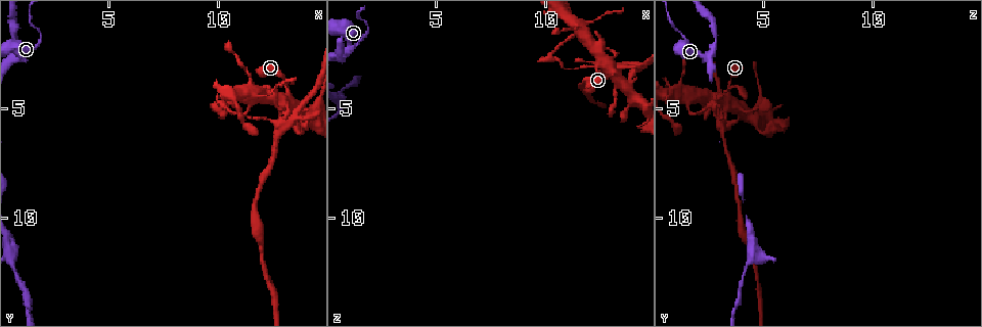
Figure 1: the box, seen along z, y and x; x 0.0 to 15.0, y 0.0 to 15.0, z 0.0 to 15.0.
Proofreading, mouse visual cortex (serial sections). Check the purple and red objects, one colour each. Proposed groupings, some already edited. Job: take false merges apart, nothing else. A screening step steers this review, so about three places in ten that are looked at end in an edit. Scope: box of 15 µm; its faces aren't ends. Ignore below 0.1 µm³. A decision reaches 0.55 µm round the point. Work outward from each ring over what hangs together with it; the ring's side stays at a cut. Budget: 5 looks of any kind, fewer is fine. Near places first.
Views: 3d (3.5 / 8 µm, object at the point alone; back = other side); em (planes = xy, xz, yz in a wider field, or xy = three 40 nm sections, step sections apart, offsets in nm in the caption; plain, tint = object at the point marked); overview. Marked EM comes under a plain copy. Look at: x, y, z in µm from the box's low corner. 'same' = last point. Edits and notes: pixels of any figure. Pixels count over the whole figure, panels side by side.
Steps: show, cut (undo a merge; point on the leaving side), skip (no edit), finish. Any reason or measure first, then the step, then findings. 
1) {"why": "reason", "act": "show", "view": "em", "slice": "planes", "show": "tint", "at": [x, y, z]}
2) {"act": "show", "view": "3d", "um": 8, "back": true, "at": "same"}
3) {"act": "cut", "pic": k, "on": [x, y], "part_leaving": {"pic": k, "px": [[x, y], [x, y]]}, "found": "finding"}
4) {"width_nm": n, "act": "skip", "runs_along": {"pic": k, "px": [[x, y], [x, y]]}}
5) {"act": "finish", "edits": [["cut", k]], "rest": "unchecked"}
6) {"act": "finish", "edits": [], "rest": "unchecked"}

{"why": "small branch off a trunk", "act": "show", "view": "3d", "um": 3.5, "at": [13.2, 4.6, 3.5]}

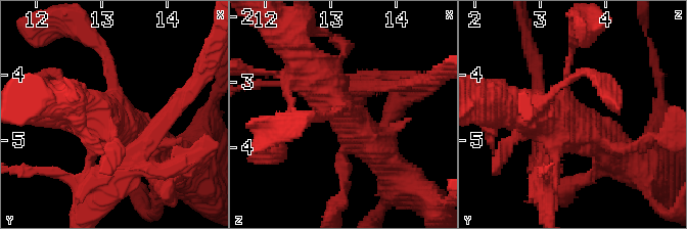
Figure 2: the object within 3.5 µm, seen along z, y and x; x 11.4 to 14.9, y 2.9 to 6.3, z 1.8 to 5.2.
{"why": "shape alone is not enough", "act": "show", "view": "em", "slice": "xy", "step": 1, "show": "tint", "at": [13.20, 4.55, 3.35]}

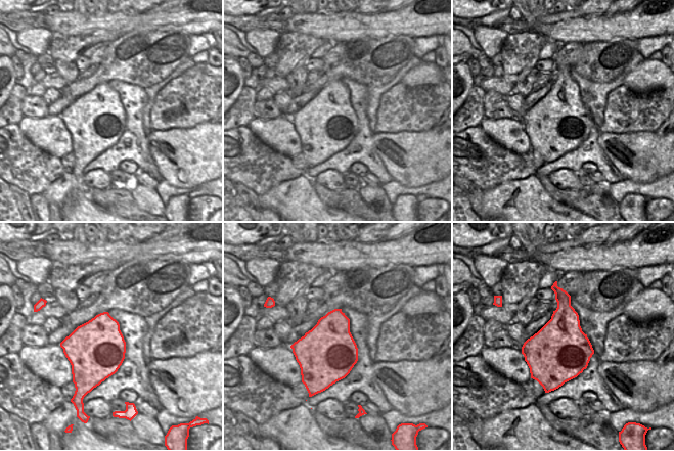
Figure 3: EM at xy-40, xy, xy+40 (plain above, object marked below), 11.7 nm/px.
{"width_nm": 700, "act": "skip", "runs_along": {"pic": 2, "px": [[335, 111], [348, 108], [291, 46]]}, "found": "one cell here"}

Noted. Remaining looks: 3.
{"why": "a fork", "act": "show", "view": "3d", "um": 8, "at": [11.6, 4.6, 1.6]}

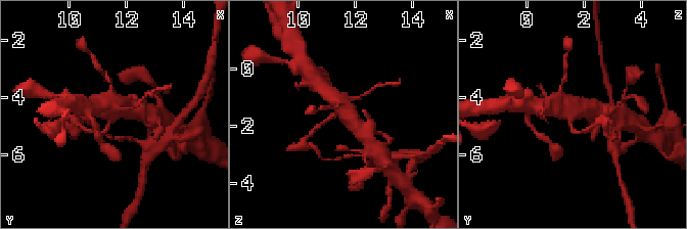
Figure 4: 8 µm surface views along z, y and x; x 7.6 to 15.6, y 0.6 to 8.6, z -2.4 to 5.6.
{"act": "show", "view": "em", "slice": "xy", "step": 2, "show": "tint", "at": [11.6, 4.6, 1.6]}

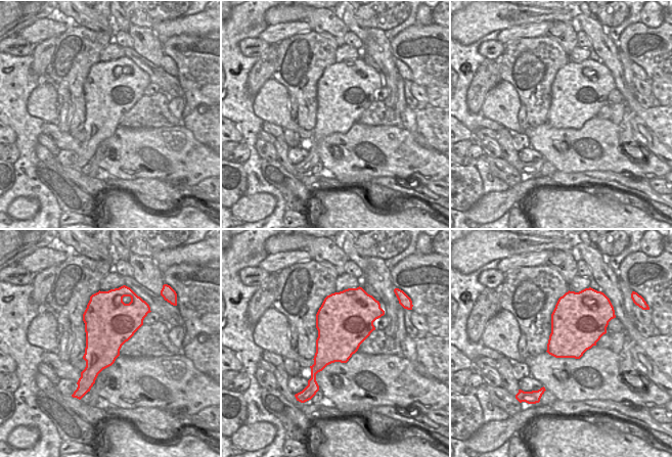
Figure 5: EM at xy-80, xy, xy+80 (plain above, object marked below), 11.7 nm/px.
{"width_nm": 600, "act": "skip", "runs_along": {"pic": 4, "px": [[366, 136], [327, 92]]}, "found": "continuous, no second cell"}

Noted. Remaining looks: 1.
{"act": "finish", "edits": [], "rest": "unchecked"}

